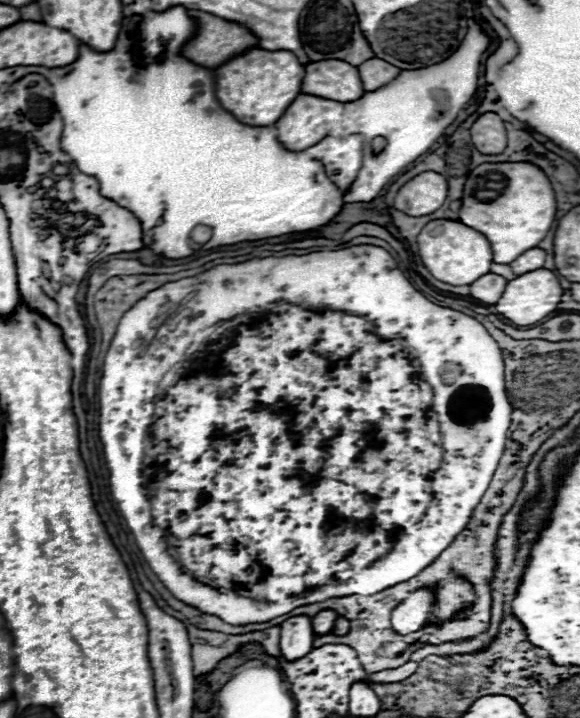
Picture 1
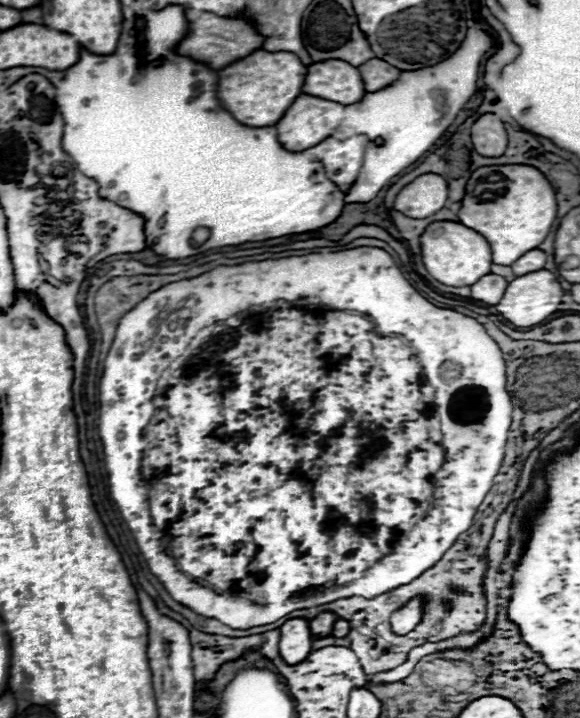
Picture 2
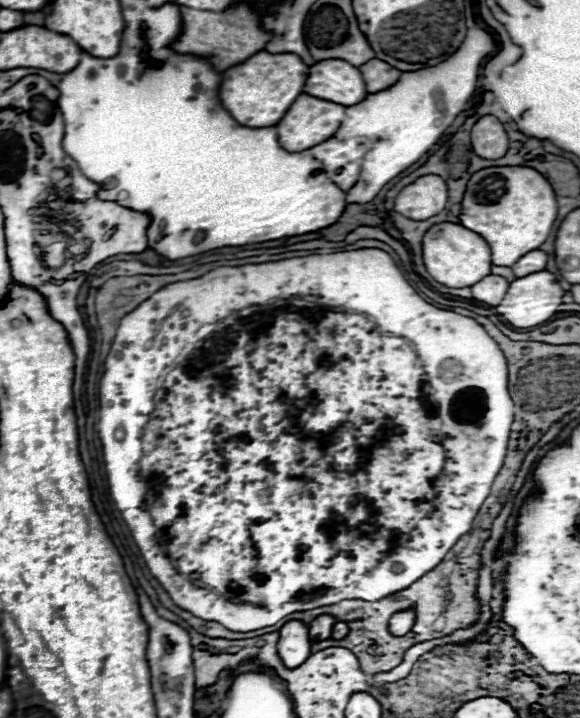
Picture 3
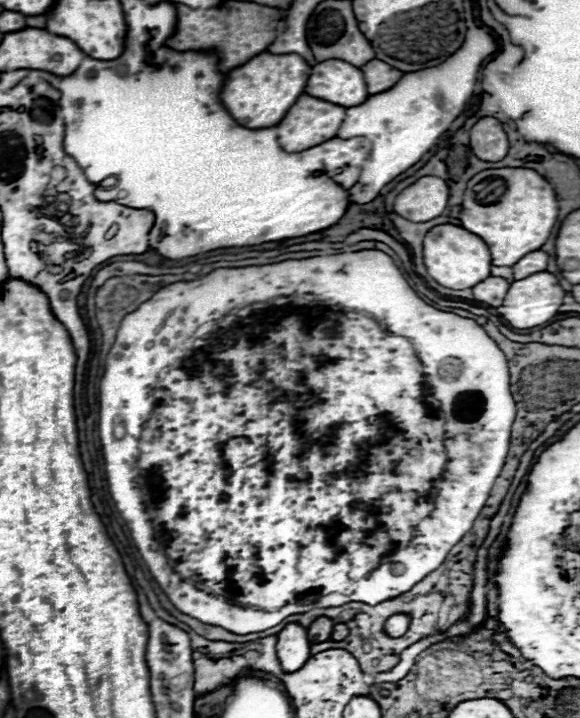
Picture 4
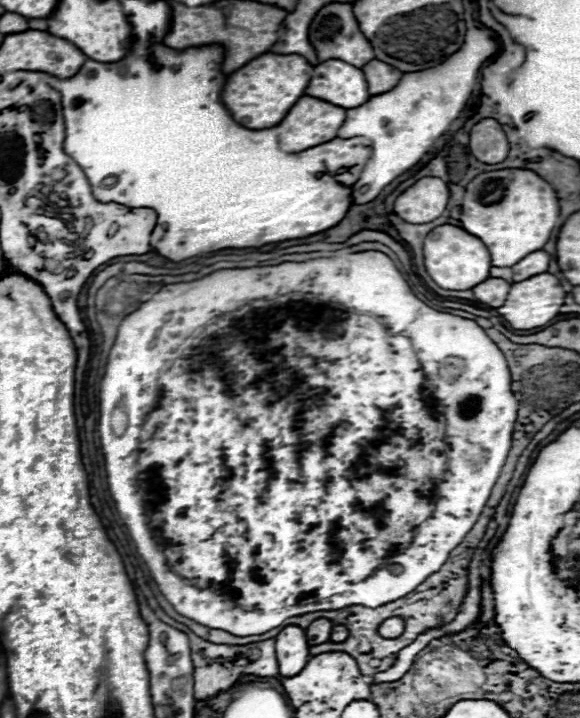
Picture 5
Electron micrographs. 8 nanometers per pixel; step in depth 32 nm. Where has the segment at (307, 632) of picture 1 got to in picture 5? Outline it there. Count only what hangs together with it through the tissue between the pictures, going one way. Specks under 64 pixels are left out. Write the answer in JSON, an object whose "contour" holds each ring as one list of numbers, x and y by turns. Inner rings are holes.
{"contour":[[294,624,286,626,276,636,276,660,280,666,280,674,282,676,298,674,310,660,308,648,310,646,308,646,306,630]]}

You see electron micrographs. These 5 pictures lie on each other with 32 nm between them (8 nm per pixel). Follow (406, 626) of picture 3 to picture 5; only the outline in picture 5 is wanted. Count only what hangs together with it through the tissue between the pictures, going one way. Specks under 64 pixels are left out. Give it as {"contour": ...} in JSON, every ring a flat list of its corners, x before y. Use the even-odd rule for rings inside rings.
{"contour":[[396,616,392,620,384,620,380,626,380,634,384,638,398,638,398,636,402,636,402,632,404,632,404,620,396,618]]}

